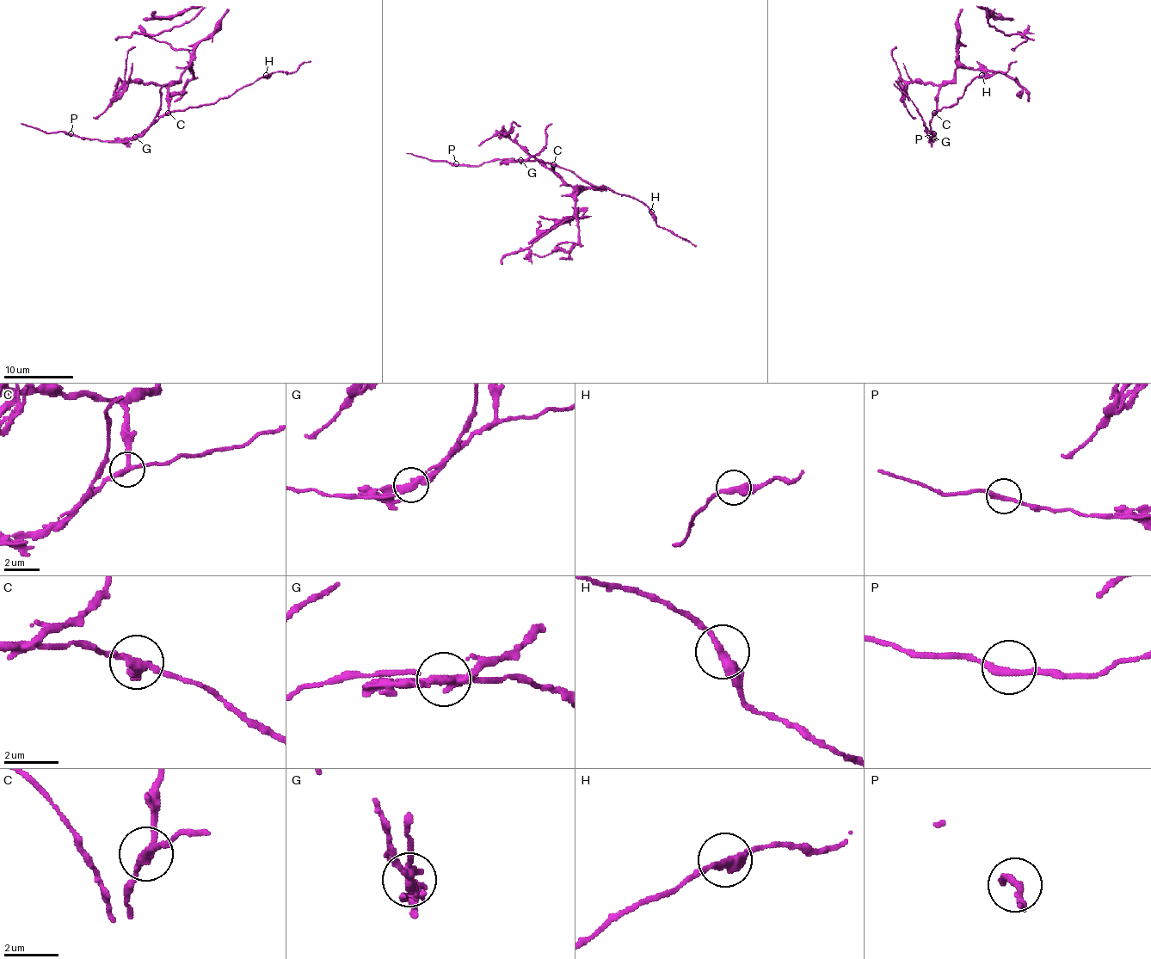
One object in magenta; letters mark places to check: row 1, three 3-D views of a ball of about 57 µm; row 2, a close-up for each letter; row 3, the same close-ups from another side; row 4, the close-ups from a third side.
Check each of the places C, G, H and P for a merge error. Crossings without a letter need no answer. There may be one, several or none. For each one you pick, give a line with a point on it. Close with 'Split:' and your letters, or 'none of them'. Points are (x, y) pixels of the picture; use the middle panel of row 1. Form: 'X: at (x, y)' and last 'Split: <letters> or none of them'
C: at (553, 164)
G: at (520, 160)
Split: C, G

